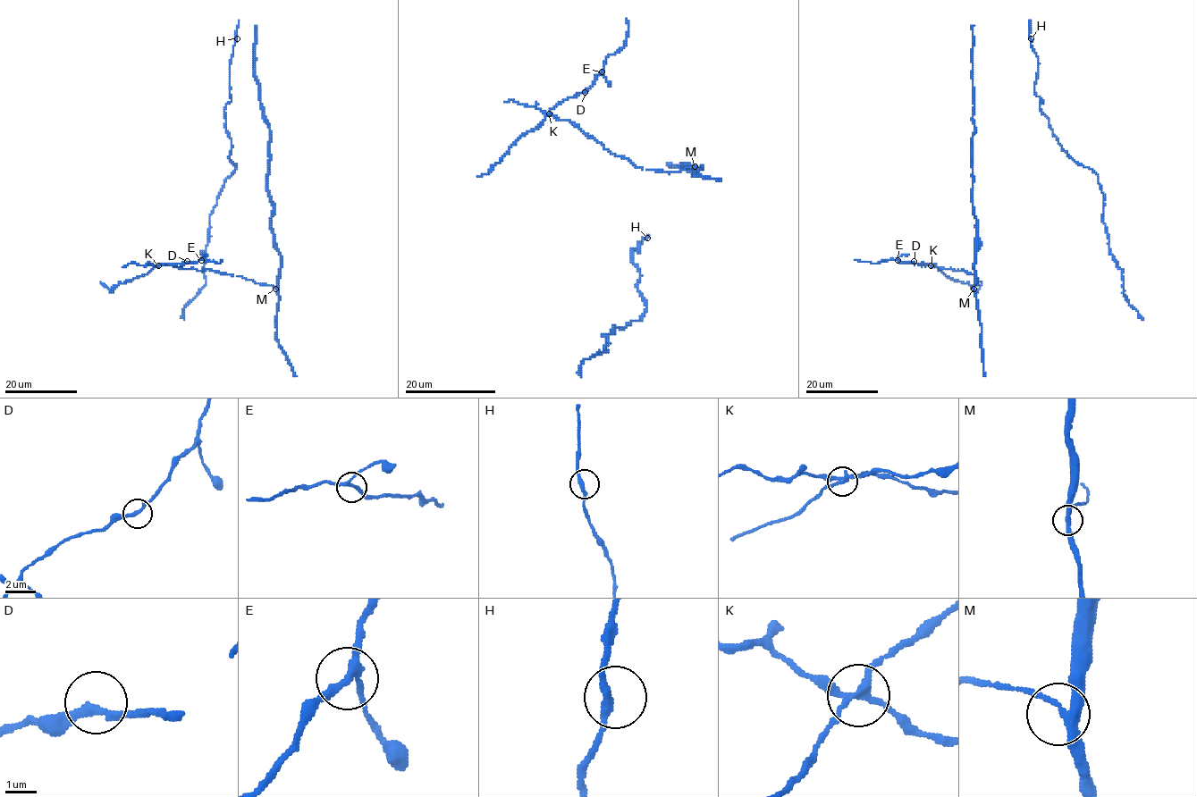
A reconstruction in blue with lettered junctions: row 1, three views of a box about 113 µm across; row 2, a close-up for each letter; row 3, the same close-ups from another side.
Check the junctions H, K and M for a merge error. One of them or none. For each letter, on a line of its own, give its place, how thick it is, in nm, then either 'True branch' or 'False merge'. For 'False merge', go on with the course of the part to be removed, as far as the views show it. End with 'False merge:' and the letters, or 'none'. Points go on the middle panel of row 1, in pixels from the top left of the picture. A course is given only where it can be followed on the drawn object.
H: Place: (647, 238). Thickness 240 nm. True branch
K: Place: (549, 113). Thickness 240 nm. False merge. Course of the part to remove: (549, 113), (561, 101), (585, 91), (602, 71), (610, 55), (615, 54), (625, 45), (628, 30), (626, 19)
M: Place: (695, 166). Thickness 260 nm. True branch
False merge: K

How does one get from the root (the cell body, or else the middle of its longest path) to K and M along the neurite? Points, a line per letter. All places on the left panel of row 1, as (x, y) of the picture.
K: (258, 88), (270, 133), (267, 194), (273, 205), (273, 246), (280, 255), (278, 286), (209, 269), (158, 265)
M: (258, 88), (263, 118), (270, 133), (267, 194), (273, 205), (273, 246), (280, 255), (275, 289)

